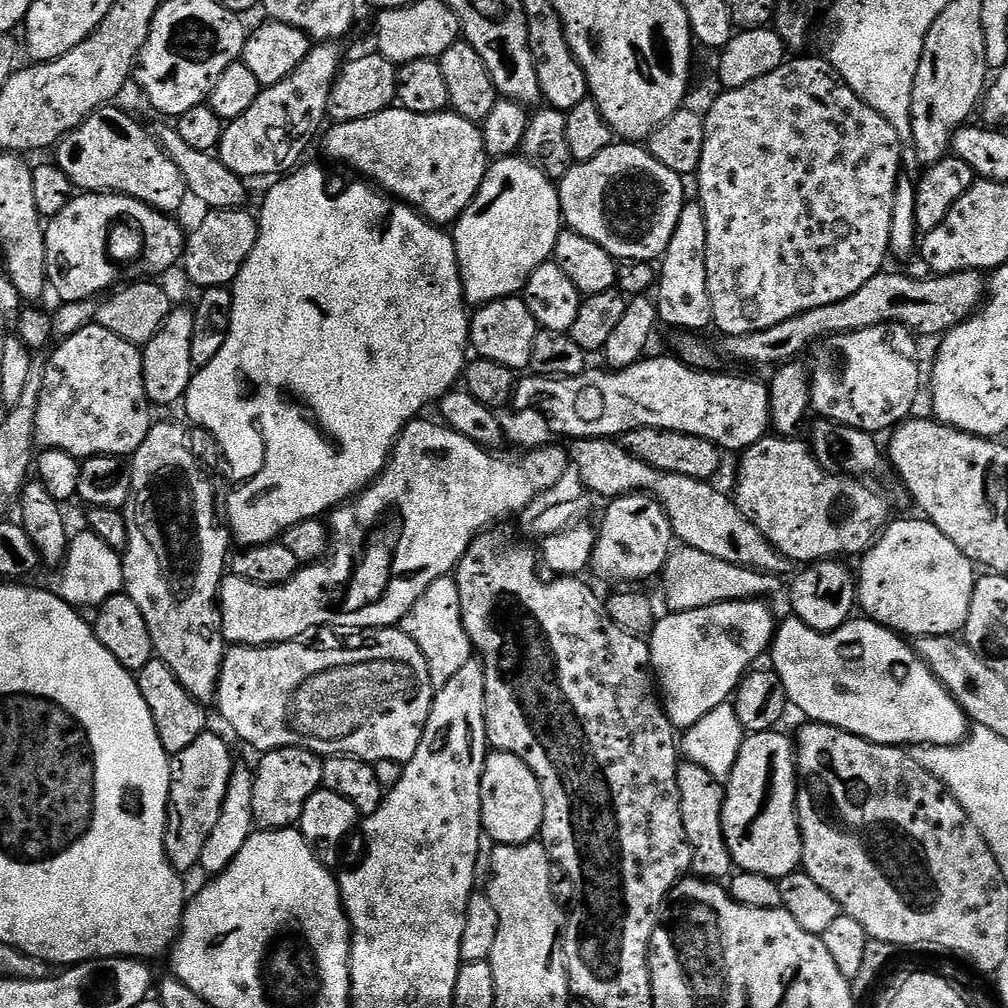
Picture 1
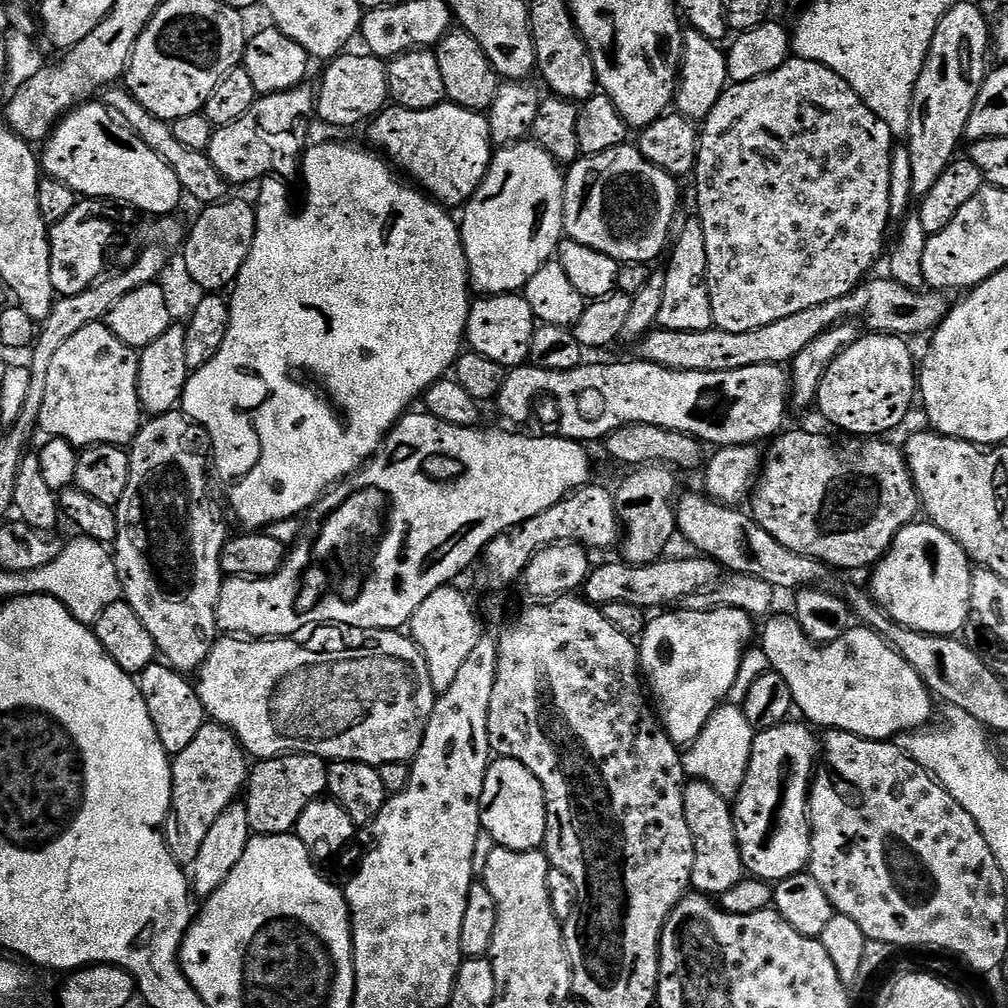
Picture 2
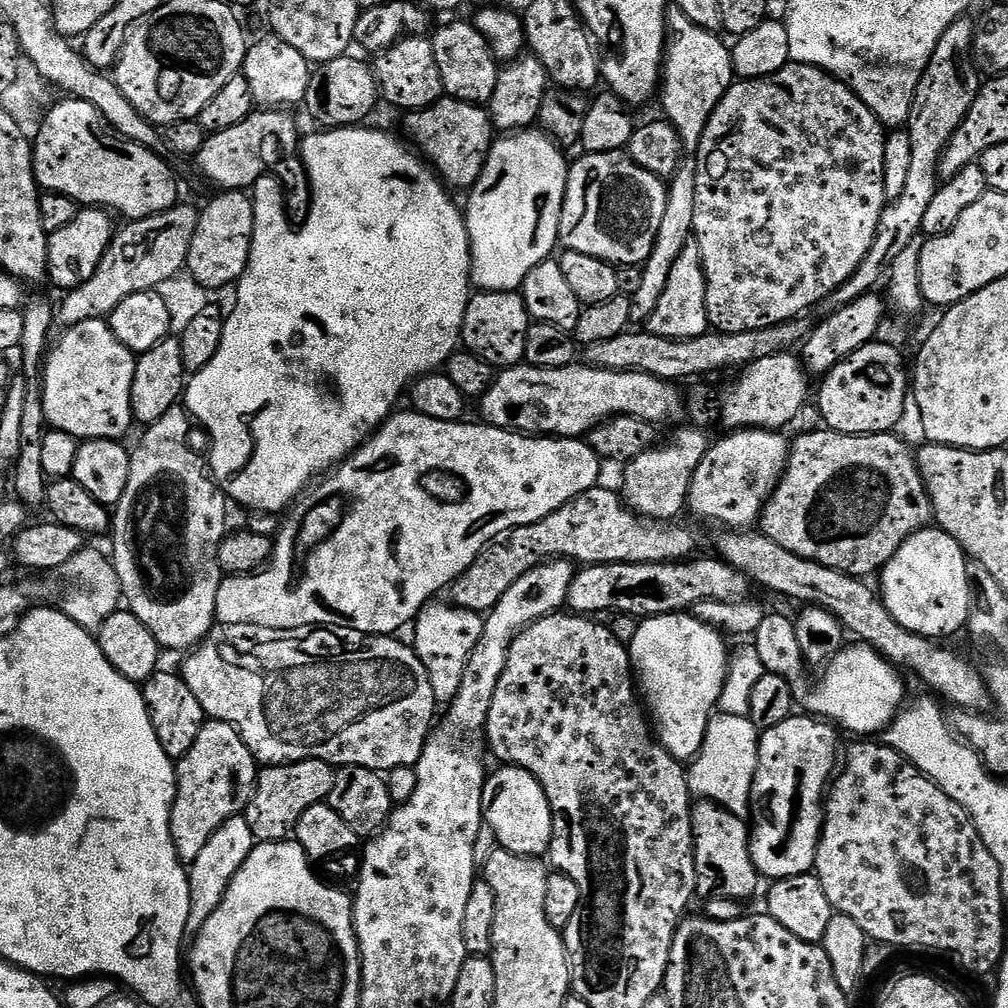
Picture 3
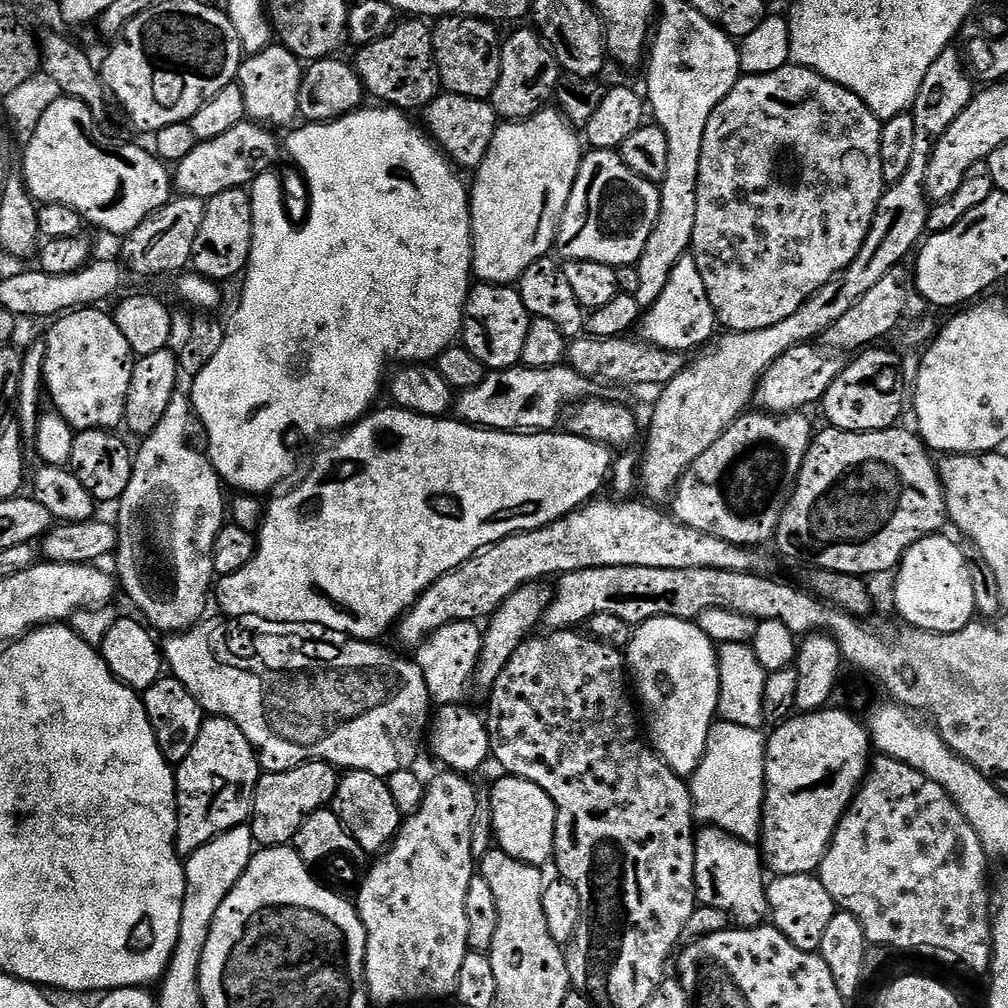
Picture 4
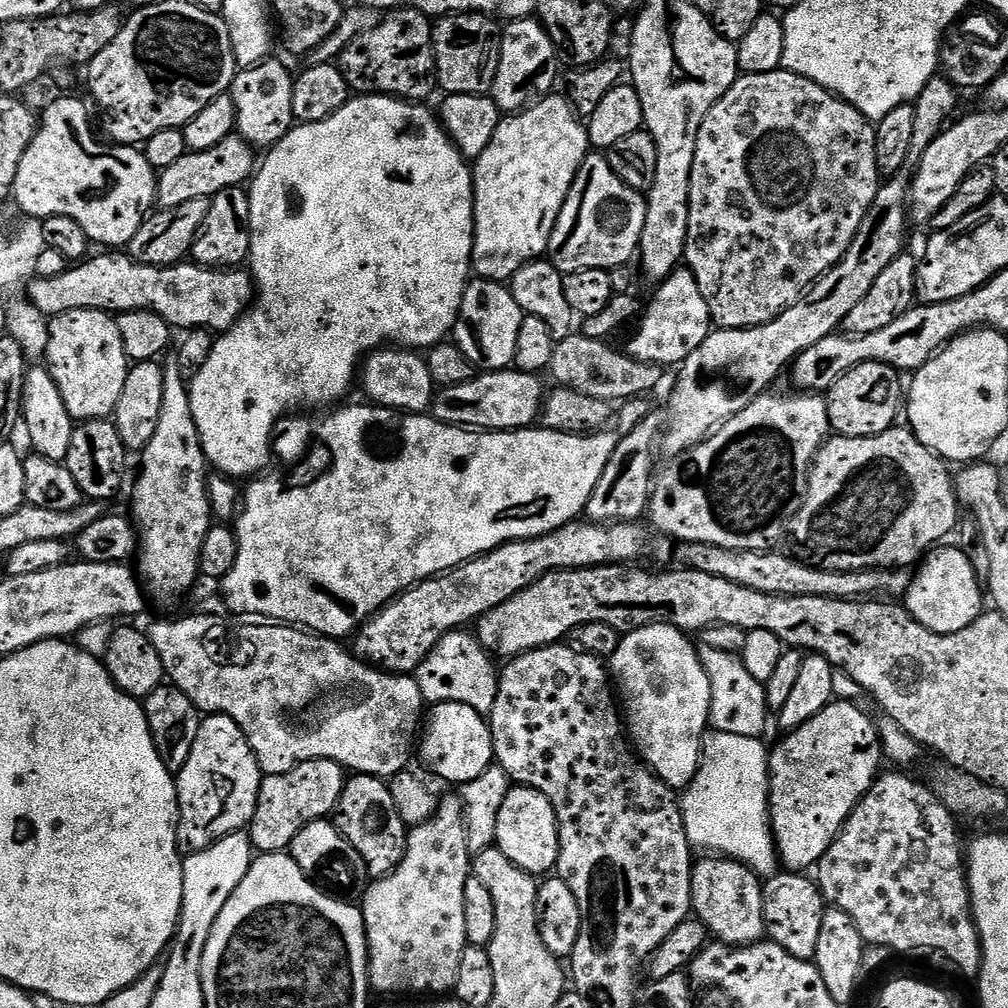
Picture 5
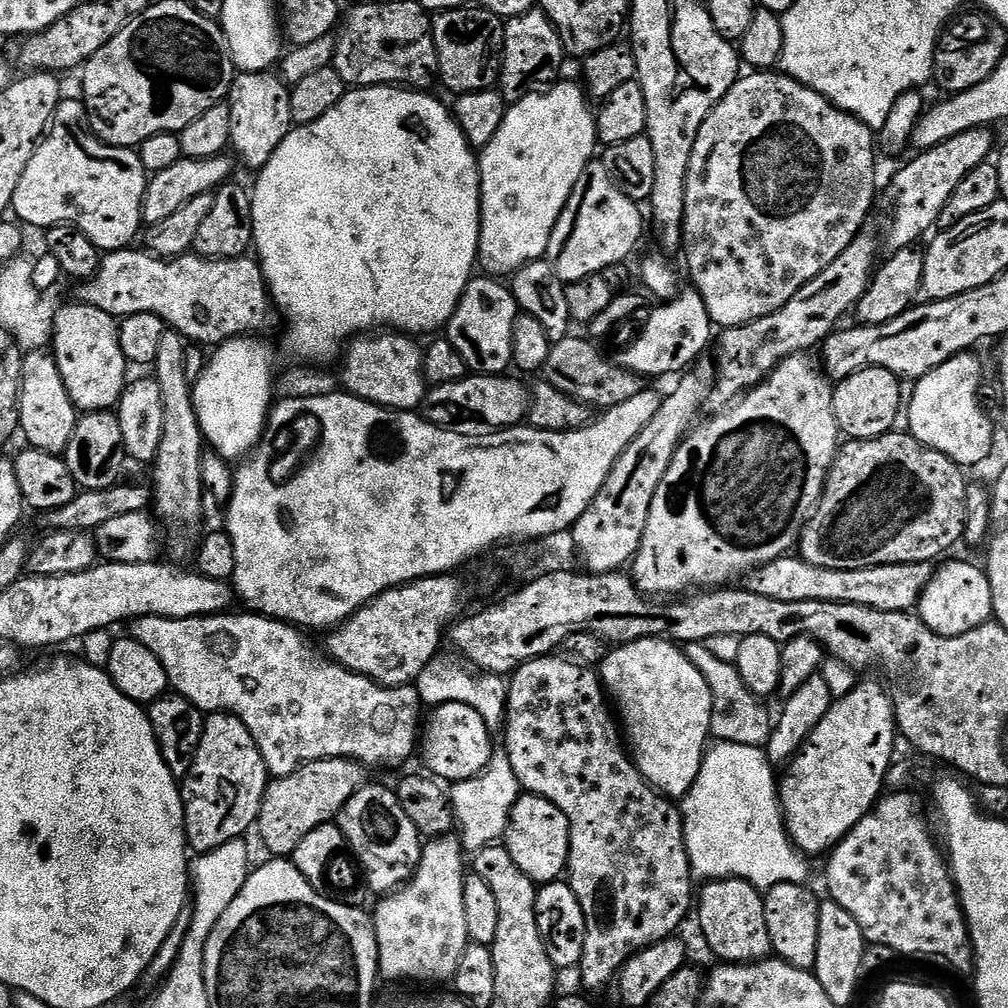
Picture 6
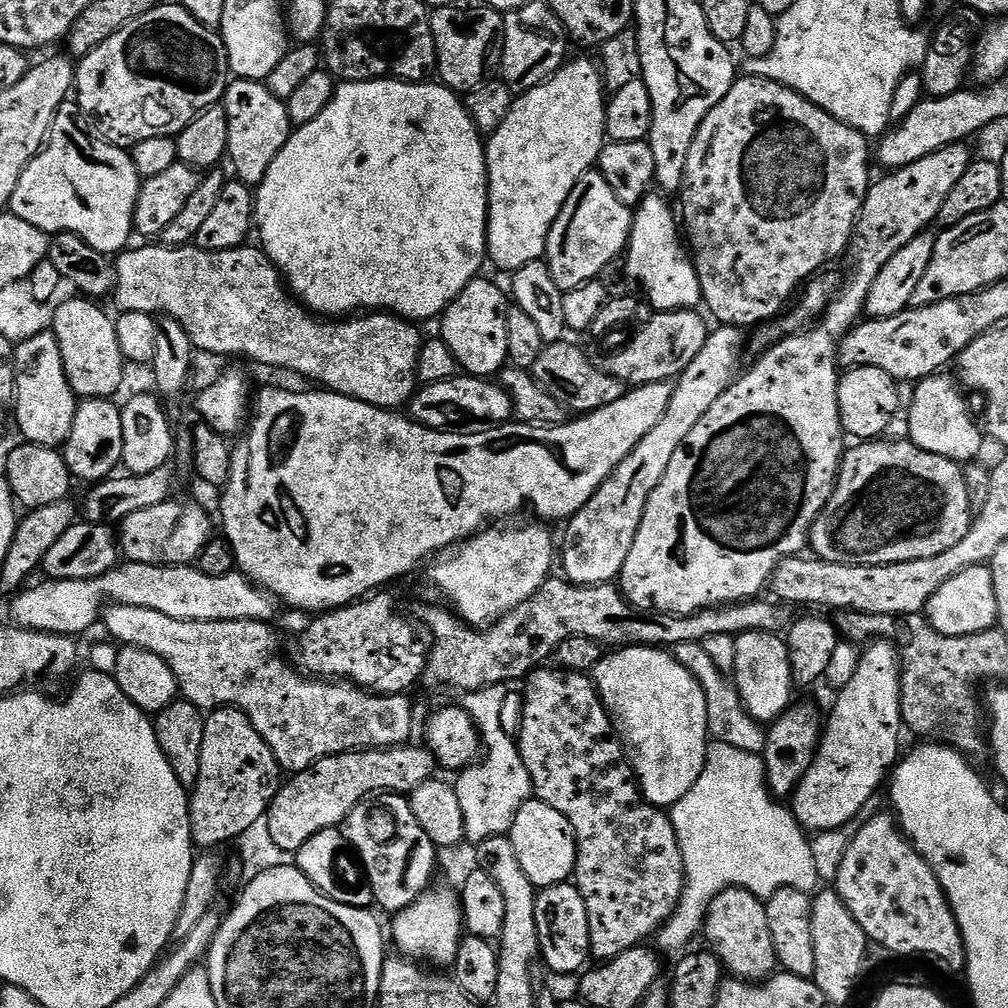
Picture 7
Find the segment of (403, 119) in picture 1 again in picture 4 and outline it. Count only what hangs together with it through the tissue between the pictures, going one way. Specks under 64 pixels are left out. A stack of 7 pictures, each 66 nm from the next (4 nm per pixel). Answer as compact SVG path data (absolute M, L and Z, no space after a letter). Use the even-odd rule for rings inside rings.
M444 92L423 109L422 116L427 135L457 169L475 170L480 167L480 163L486 158L486 150L490 150L490 142L498 127L498 117L489 101L462 98L453 92Z

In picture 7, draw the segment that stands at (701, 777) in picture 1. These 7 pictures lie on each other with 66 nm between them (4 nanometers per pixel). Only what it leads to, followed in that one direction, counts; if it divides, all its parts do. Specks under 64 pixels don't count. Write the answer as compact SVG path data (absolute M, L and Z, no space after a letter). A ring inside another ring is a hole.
M745 888L722 890L708 907L702 940L720 959L729 977L749 982L763 982L777 971L774 938L770 938L770 921L766 919L766 903Z

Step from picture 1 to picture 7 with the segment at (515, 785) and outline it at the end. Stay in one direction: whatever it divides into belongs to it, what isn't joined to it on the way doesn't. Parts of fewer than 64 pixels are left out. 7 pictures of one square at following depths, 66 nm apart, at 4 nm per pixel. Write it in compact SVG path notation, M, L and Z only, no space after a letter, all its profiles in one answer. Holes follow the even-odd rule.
M535 798L527 800L514 818L510 839L514 854L518 854L518 863L522 870L526 870L526 878L530 878L537 890L566 884L573 879L576 871L576 835L570 822L566 822L554 806Z

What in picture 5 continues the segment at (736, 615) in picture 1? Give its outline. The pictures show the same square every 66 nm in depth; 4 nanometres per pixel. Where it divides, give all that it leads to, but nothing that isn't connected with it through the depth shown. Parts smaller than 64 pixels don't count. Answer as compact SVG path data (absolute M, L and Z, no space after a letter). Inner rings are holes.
M651 624L627 633L610 658L610 680L626 717L627 735L640 759L673 790L683 790L696 779L696 771L700 769L702 741L709 727L708 715L712 701L710 678L706 678L697 645L692 645L688 640L691 639L674 626Z

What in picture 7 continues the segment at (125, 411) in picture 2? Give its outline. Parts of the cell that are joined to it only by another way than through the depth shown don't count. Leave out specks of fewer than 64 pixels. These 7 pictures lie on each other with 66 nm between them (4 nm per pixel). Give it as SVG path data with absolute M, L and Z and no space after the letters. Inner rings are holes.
M88 298L75 299L61 299L55 305L50 329L56 336L58 350L62 350L62 366L66 370L66 378L77 398L106 400L115 397L126 369L124 355L118 346L116 321L96 305L99 303Z

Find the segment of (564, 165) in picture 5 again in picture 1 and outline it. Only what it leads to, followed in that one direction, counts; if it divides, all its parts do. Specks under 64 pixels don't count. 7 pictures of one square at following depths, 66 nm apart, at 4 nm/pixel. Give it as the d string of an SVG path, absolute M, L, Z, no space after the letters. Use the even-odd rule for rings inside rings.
M519 154L497 159L484 176L478 194L470 206L466 206L450 232L456 247L465 301L479 306L523 293L530 274L553 259L552 251L560 231L560 193L553 180L537 164L531 164Z

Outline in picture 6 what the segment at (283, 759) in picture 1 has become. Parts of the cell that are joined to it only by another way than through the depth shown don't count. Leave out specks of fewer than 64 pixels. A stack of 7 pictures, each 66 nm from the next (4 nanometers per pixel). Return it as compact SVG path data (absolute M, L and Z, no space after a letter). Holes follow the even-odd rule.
M329 756L326 760L311 760L288 776L275 777L264 791L260 817L254 825L255 831L260 831L265 850L272 852L268 854L276 858L291 857L298 842L302 842L310 830L333 823L352 795L364 787L369 779L368 772L369 769L356 760Z

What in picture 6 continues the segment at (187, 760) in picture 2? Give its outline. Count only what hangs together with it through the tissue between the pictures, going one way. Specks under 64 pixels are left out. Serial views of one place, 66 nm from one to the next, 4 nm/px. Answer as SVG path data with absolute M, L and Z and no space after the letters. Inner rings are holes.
M218 712L209 715L204 722L204 733L202 734L202 742L198 742L198 750L196 751L196 757L194 762L190 766L187 776L182 780L182 795L184 798L184 839L187 840L189 849L193 853L203 854L214 850L218 846L222 846L226 842L231 840L239 840L245 834L243 832L252 832L255 822L260 817L260 807L262 806L262 798L264 797L264 791L267 790L270 783L270 773L266 762L262 758L262 754L258 750L258 746L254 742L254 738L250 734L250 730L246 730L246 726L238 717L232 716L228 712Z

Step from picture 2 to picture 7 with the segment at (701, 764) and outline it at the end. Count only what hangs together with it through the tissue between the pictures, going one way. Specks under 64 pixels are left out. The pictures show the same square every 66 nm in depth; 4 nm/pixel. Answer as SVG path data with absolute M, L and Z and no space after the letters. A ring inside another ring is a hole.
M713 743L706 754L706 766L702 770L702 774L698 778L698 782L694 782L694 786L690 790L690 794L686 794L686 798L682 798L671 808L670 815L672 818L672 825L676 831L678 838L678 846L682 852L684 859L684 893L678 902L678 906L674 910L674 914L665 922L663 928L658 933L658 948L661 953L676 952L680 954L689 947L688 943L692 939L701 935L704 919L708 913L708 907L714 897L726 890L727 888L745 888L750 890L750 894L754 894L762 901L767 901L768 897L772 896L778 890L783 888L793 888L794 890L802 890L803 892L812 894L817 891L818 885L816 883L820 880L820 864L816 861L816 856L812 853L812 844L809 837L806 835L803 828L796 821L795 816L787 807L784 808L783 803L778 802L777 797L773 796L772 791L768 789L768 781L764 778L764 757L763 755L755 756L754 754L746 754L746 750L734 750L734 746L726 746L725 744Z

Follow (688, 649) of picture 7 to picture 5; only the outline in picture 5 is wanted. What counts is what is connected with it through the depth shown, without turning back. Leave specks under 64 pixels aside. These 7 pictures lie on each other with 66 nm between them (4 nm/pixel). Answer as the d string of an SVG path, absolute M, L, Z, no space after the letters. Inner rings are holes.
M703 646L699 649L700 661L706 670L706 678L710 678L710 714L708 722L711 731L722 734L738 734L742 738L761 739L768 728L770 709L766 702L765 681L754 678L750 670L746 670L743 655L726 648Z

